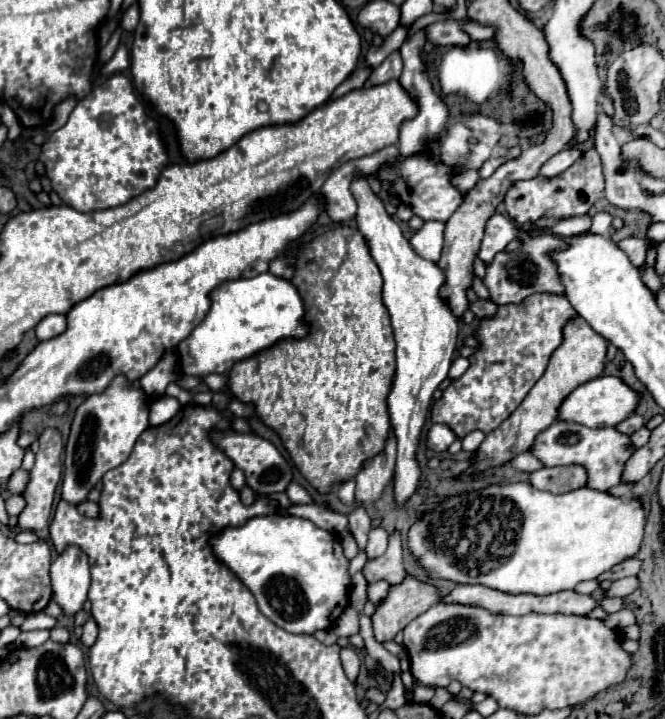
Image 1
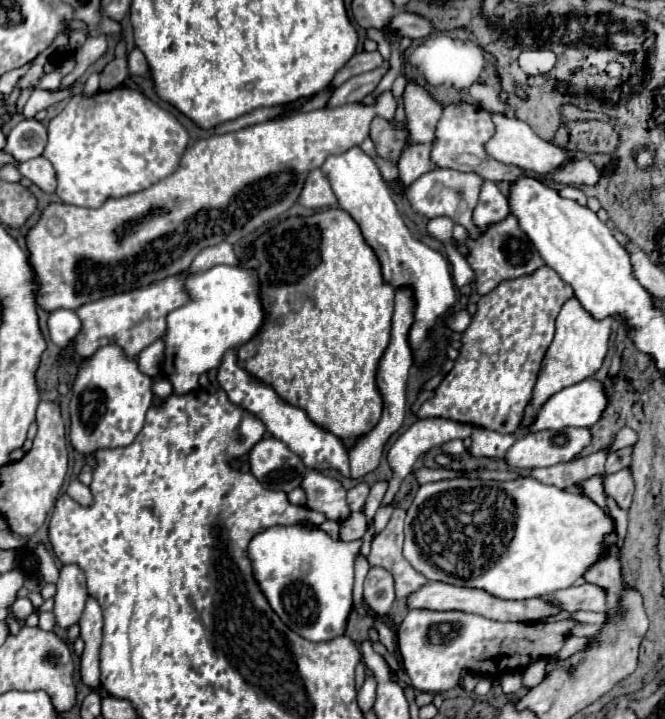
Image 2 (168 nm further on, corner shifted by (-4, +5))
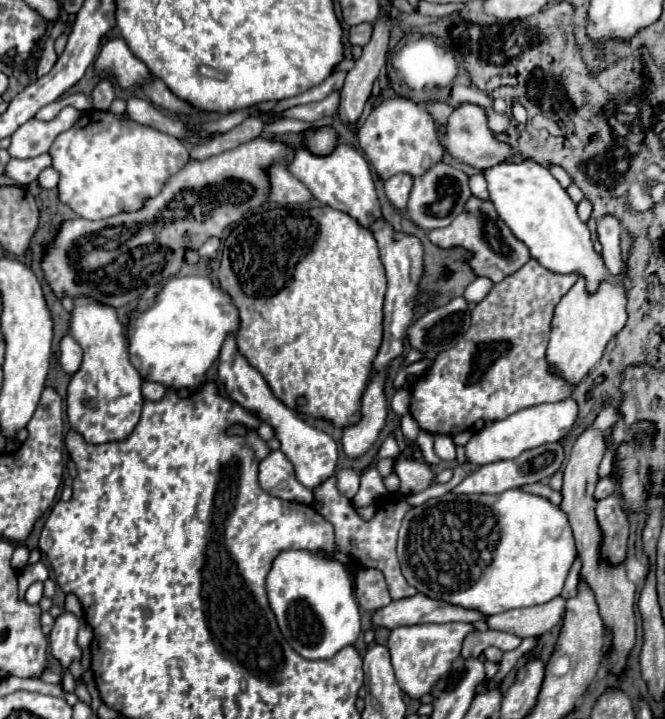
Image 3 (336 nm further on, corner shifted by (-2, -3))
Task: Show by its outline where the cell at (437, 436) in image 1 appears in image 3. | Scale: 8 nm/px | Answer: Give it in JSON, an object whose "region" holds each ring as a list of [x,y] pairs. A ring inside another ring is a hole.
{"region":[[[387,437],[387,439],[383,441],[383,445],[381,445],[381,449],[379,449],[379,457],[389,457],[389,459],[393,459],[393,461],[397,461],[397,459],[401,457],[399,445],[397,445],[395,437]]]}

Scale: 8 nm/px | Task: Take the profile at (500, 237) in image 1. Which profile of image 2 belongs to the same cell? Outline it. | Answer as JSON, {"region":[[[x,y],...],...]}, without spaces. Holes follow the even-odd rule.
{"region":[[[483,181],[479,203],[473,211],[473,223],[481,229],[487,227],[489,223],[505,219],[507,215],[509,215],[509,205],[505,195],[497,189],[493,181]]]}

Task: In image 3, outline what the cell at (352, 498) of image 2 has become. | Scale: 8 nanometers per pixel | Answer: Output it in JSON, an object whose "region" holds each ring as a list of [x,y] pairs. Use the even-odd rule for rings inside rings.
{"region":[[[353,469],[339,471],[337,473],[337,487],[347,499],[353,499],[359,491],[359,475]]]}

